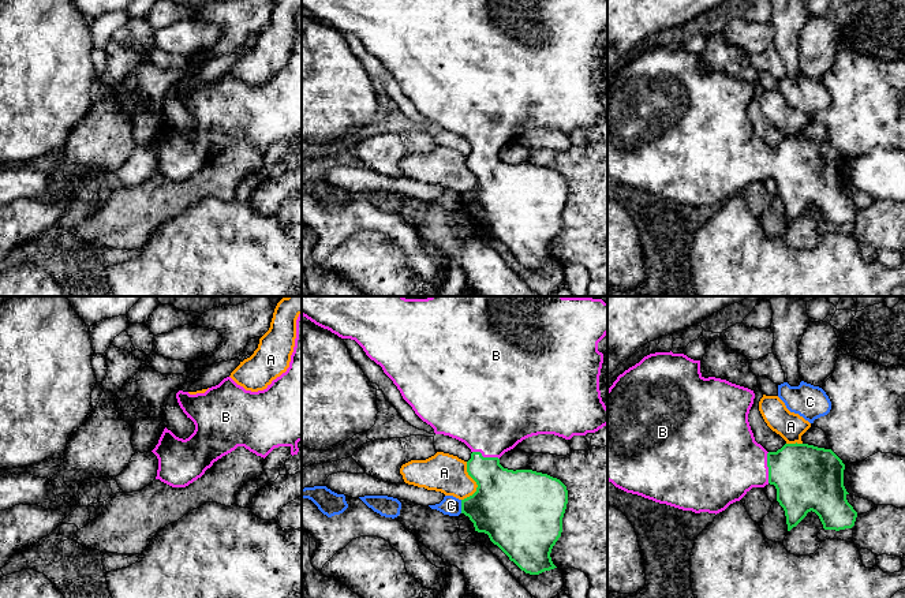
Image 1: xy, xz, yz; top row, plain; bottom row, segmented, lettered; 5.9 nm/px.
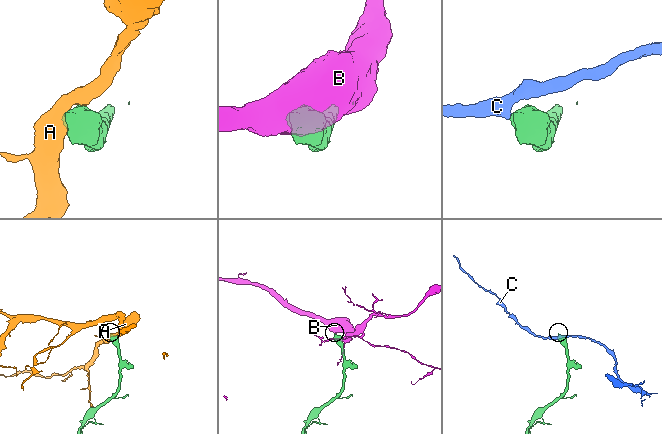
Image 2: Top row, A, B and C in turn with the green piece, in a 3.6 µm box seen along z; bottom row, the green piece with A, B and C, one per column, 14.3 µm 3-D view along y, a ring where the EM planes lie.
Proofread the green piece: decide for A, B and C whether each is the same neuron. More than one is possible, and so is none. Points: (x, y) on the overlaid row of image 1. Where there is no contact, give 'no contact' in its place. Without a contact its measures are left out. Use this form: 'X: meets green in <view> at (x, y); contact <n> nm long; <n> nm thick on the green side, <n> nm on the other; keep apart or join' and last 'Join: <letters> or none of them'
A: meets green in xz at (477, 483); contact 240 nm long; 440 nm thick on the green side, 220 nm on the other; keep apart
B: meets green in yz at (767, 466); contact 180 nm long; 380 nm thick on the green side, 440 nm on the other; join
C: meets green in xz at (462, 507); contact 80 nm long; 380 nm thick on the green side, 120 nm on the other; keep apart
Join: B

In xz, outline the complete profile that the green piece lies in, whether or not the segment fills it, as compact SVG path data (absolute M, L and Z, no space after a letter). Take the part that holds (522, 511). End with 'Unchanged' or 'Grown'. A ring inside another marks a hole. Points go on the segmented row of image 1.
M302 296L302 315L341 339L355 340L366 355L382 367L384 373L400 390L403 399L423 422L434 429L435 434L456 438L471 449L467 472L478 487L472 496L461 500L461 513L470 517L475 531L487 534L490 541L526 573L539 575L557 568L550 553L562 532L562 517L568 504L566 486L547 474L532 470L513 471L504 468L500 464L500 457L532 436L554 434L571 440L573 436L595 433L607 425L607 407L602 401L599 390L603 354L598 351L598 343L607 334L607 303L602 299L564 296L430 296L427 299L405 299L404 296Z. Grown

